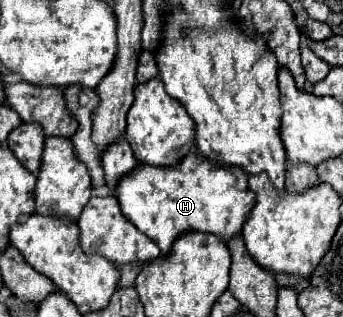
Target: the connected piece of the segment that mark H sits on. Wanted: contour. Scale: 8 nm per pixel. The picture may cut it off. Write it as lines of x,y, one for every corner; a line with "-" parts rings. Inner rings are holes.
124,137
116,145
110,145
108,153
102,157
106,187
112,191
112,195
116,193
122,213
142,233
156,241
164,257
168,257
172,251
174,241
188,231
216,233
226,243
242,233
242,227
252,207
256,205
256,195
248,189
248,175
240,167
218,165
216,161
200,157
196,151
194,155
184,157
176,167
152,167
142,163
136,169
138,163
140,161
134,159
132,149

